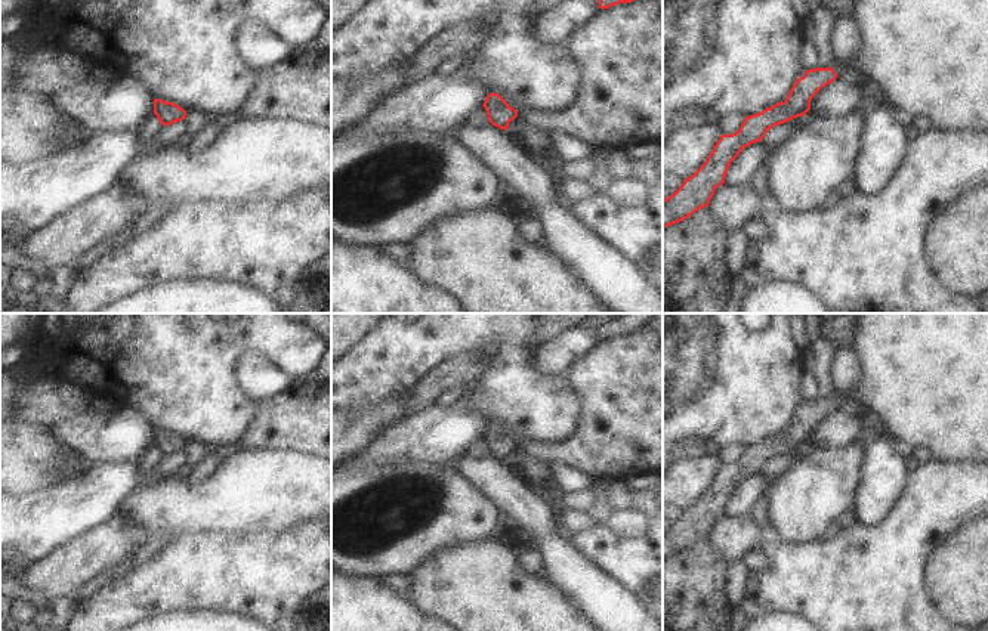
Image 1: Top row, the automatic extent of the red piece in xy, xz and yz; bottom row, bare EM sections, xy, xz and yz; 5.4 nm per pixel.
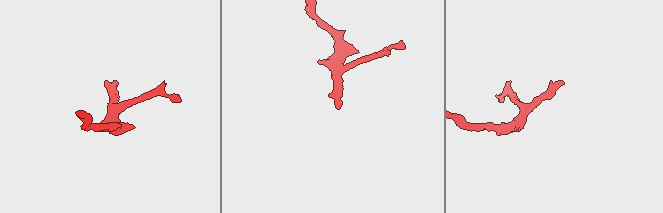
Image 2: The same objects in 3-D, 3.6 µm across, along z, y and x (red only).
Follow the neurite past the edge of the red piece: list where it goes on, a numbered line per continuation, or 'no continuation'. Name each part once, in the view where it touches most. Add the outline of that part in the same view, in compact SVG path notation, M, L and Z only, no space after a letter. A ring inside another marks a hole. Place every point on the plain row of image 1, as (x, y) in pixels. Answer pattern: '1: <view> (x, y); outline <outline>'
1: yz (926, 374); outline M859 313L852 350L861 361L861 380L852 390L831 396L837 406L846 406L845 396L849 393L853 398L849 406L859 414L877 412L887 424L889 436L907 451L927 448L935 460L944 463L988 463L988 313Z

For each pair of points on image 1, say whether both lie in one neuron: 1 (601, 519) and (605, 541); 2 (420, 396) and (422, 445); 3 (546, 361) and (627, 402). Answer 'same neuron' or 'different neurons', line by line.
1: different neurons
2: different neurons
3: different neurons

